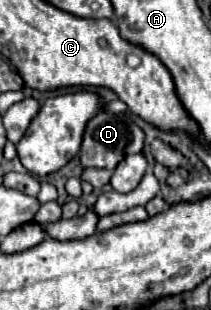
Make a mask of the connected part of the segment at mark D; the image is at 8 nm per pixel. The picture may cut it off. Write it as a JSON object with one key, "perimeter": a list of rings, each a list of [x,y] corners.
{"perimeter":[[[98,112],[86,124],[78,156],[80,156],[82,168],[106,168],[106,170],[114,170],[118,166],[118,162],[126,154],[138,154],[138,152],[142,152],[142,146],[144,146],[144,132],[132,122],[132,118],[128,114]]]}

